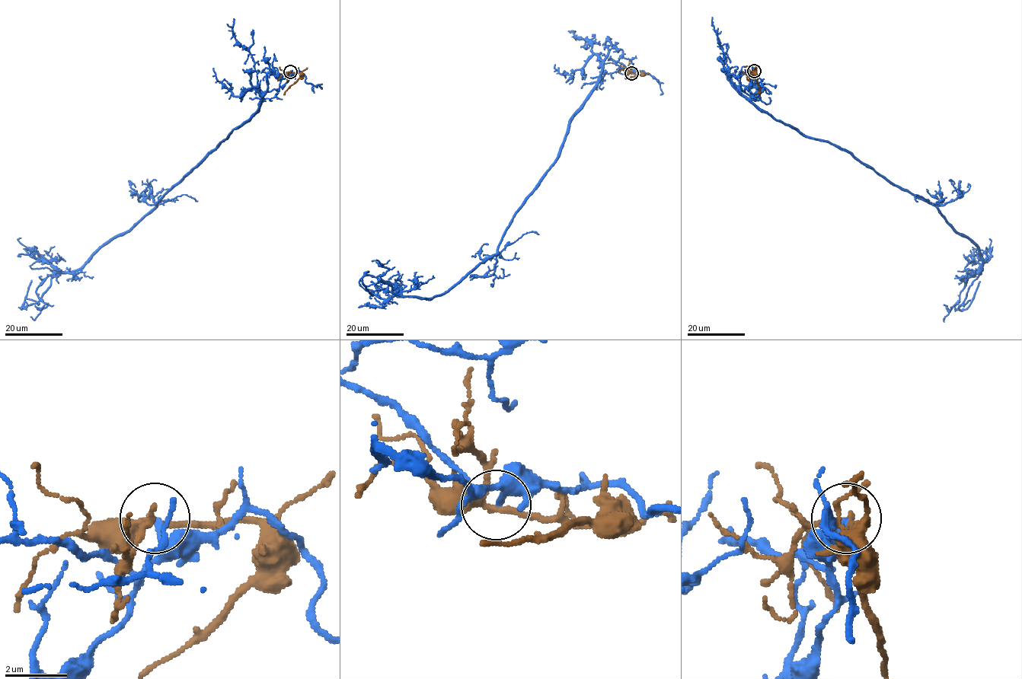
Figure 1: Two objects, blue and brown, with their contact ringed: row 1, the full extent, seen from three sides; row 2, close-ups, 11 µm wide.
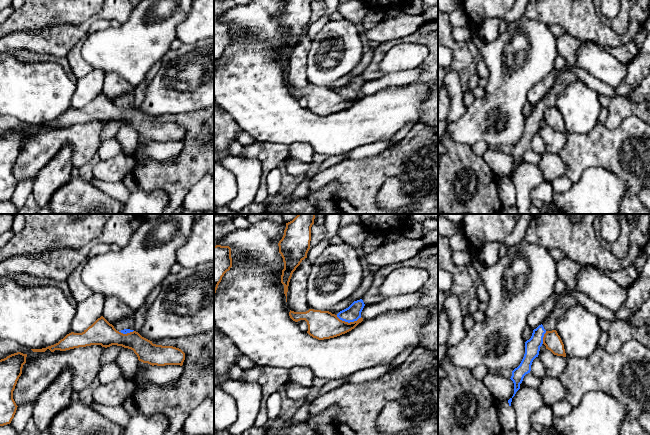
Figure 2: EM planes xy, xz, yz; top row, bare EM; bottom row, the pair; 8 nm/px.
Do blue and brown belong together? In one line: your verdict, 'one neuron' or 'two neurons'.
two neurons

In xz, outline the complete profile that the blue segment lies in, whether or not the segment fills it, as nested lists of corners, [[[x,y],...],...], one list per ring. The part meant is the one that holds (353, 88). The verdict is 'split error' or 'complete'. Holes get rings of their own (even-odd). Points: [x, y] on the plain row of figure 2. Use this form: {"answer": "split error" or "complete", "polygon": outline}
{"answer": "complete", "polygon": [[[362,75],[354,77],[348,84],[340,87],[337,93],[345,98],[354,98],[361,94],[361,88],[365,80]]]}

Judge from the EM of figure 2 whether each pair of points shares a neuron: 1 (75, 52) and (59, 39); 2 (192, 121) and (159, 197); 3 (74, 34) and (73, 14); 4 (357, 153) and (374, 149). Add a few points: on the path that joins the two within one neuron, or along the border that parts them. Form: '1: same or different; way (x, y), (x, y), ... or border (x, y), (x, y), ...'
1: different; border (83, 38), (65, 56)
2: different; border (138, 185), (148, 192), (163, 191), (169, 202)
3: different; border (95, 14), (77, 24), (56, 24), (51, 26)
4: same; way (361, 152), (370, 150)

